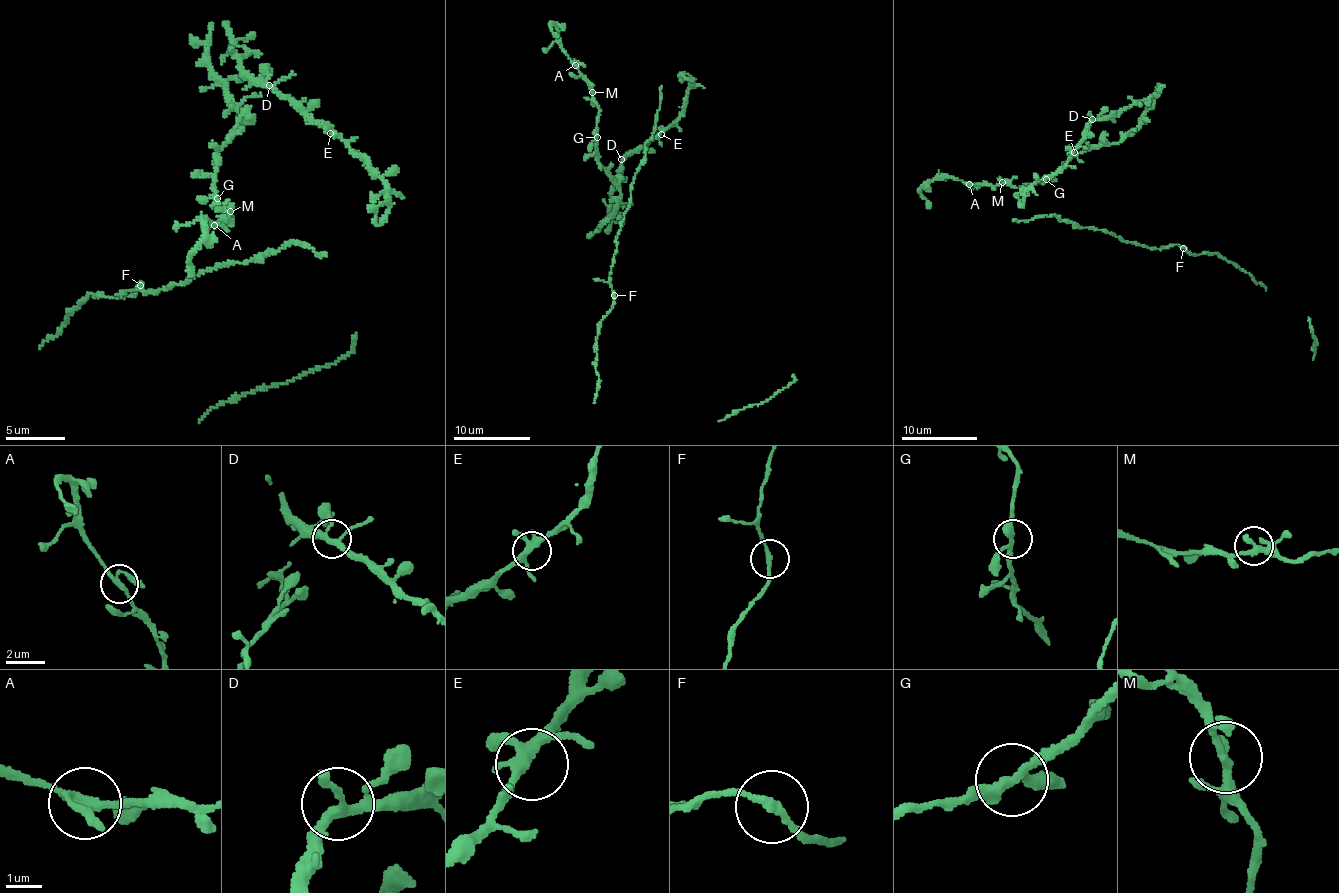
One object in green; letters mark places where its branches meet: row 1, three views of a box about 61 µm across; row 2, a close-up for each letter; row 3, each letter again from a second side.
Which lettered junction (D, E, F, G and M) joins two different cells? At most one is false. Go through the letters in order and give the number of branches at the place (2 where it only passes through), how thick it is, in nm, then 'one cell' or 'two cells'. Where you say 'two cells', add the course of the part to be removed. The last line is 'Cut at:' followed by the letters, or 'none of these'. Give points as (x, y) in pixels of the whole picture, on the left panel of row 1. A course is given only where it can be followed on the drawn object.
D: 4 | 240 nm | one cell
E: 4 | 260 nm | one cell
F: 2 | 200 nm | one cell
G: 3 | 240 nm | one cell
M: 4 | 240 nm | one cell
Cut at: none of these

